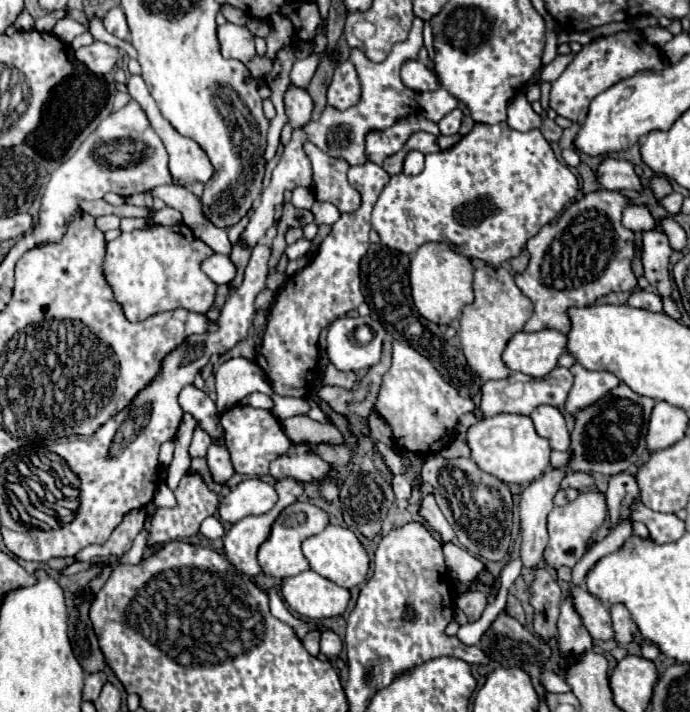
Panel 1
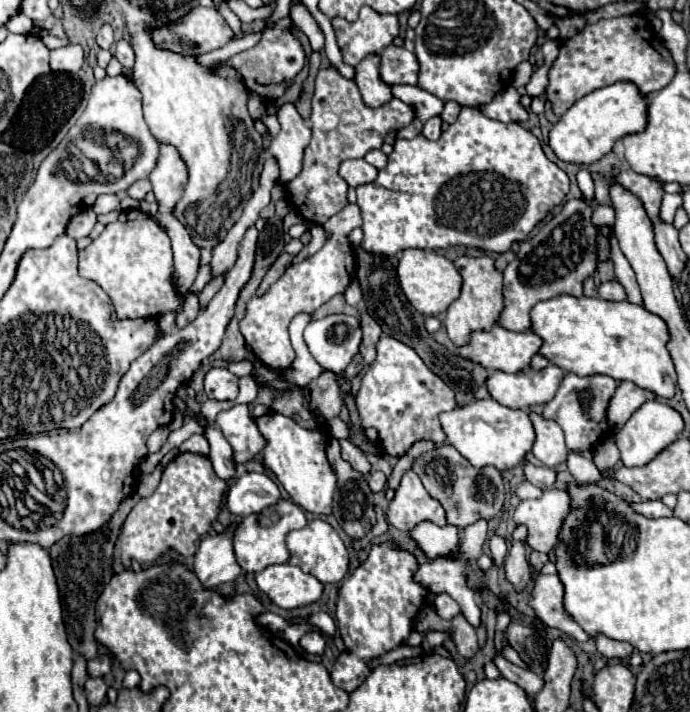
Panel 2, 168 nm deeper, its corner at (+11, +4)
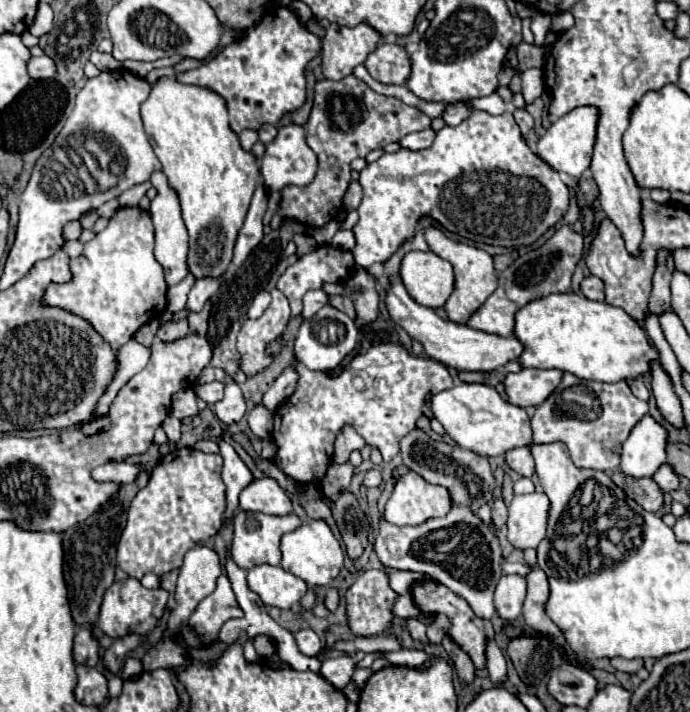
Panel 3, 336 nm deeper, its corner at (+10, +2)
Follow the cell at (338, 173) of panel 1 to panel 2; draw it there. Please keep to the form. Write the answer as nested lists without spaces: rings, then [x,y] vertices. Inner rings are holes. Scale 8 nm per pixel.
[[[333,67],[320,70],[312,96],[312,140],[304,152],[304,170],[286,186],[290,198],[288,204],[306,222],[324,224],[324,220],[328,220],[348,204],[348,184],[338,176],[340,162],[348,158],[364,158],[366,152],[382,146],[388,130],[406,128],[412,120],[414,112],[402,100],[392,98],[380,108],[368,108],[354,80],[346,80]]]

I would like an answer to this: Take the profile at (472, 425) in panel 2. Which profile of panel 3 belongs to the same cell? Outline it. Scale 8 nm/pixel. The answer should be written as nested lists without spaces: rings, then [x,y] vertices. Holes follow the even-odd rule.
[[[457,382],[451,390],[433,396],[433,414],[455,444],[479,456],[505,456],[509,450],[529,446],[533,440],[529,416],[523,408],[505,402],[493,386]]]

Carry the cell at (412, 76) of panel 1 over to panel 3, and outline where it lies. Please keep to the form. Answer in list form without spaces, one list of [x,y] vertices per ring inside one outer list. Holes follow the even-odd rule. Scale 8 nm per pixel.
[[[381,42],[381,46],[367,56],[365,68],[381,84],[405,84],[411,74],[411,58],[403,46]]]

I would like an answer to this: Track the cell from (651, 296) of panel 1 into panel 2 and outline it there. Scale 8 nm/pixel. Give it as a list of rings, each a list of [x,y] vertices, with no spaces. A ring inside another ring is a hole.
[[[612,280],[612,282],[602,282],[598,286],[598,296],[604,298],[604,300],[626,300],[626,294],[624,294],[624,288],[620,282]]]

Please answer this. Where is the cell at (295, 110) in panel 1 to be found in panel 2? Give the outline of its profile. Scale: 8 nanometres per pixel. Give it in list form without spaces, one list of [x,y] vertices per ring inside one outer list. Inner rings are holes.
[[[284,104],[278,110],[278,122],[282,128],[272,140],[268,154],[278,162],[278,184],[288,184],[302,172],[302,156],[310,140],[310,126],[294,104]]]

